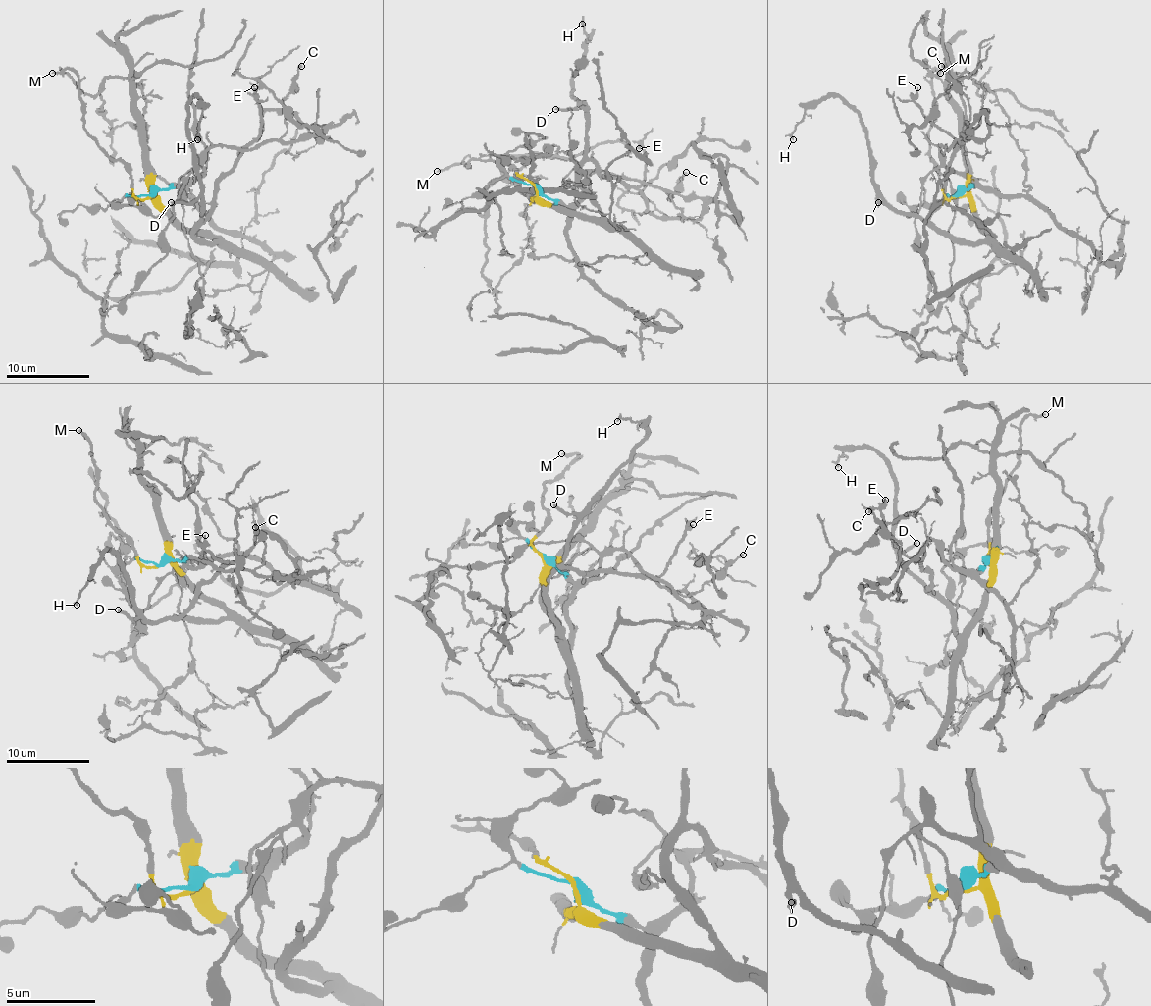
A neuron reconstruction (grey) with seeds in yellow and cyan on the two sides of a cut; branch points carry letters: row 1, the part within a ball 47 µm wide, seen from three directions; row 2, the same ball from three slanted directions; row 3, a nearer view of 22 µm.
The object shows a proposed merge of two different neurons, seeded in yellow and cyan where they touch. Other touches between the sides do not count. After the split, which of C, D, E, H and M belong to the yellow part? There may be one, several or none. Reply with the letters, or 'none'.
D, E, H, M

